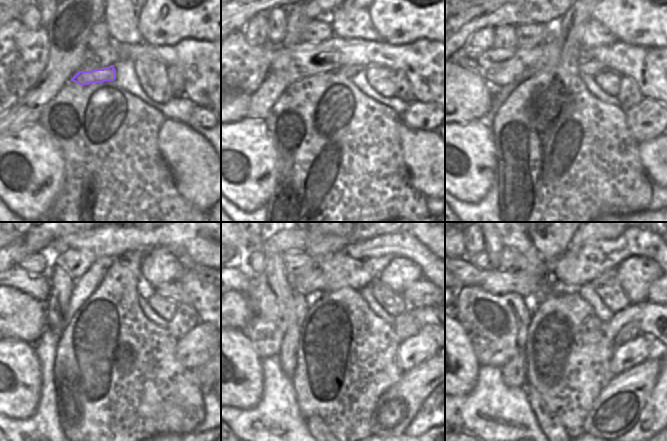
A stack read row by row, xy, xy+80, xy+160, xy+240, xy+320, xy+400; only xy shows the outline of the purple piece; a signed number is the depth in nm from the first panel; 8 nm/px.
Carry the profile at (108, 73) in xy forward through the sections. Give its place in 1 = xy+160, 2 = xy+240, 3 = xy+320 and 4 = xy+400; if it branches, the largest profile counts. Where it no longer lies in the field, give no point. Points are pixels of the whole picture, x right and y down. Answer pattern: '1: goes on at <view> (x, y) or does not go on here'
1: goes on at xy+160 (587, 66)
2: goes on at xy+240 (174, 291)
3: goes on at xy+320 (422, 293)
4: goes on at xy+400 (648, 290)

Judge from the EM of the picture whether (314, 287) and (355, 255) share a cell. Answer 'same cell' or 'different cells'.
same cell

